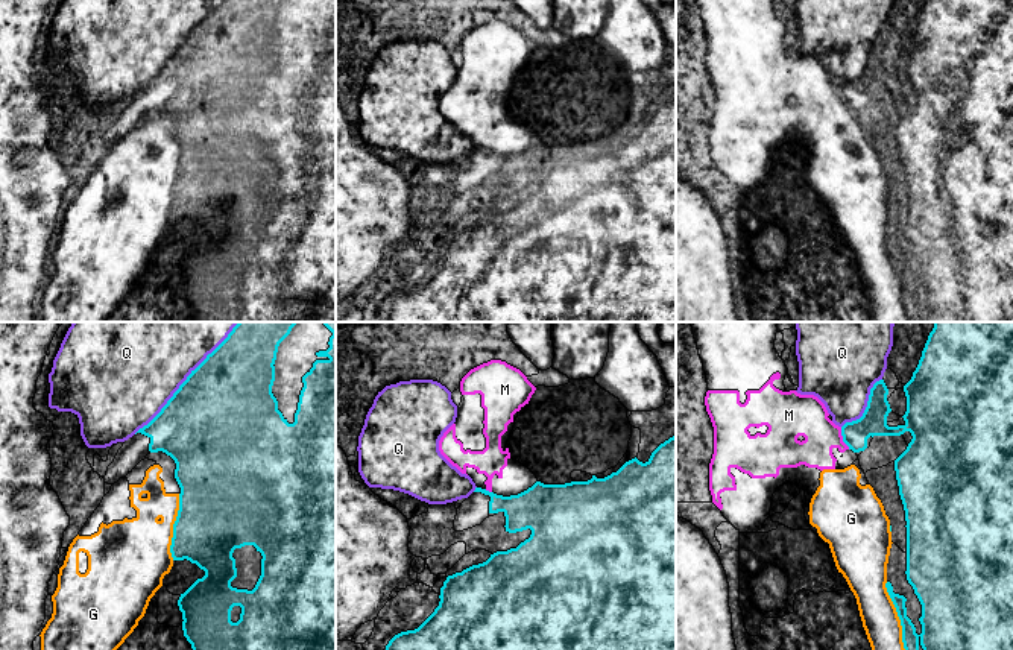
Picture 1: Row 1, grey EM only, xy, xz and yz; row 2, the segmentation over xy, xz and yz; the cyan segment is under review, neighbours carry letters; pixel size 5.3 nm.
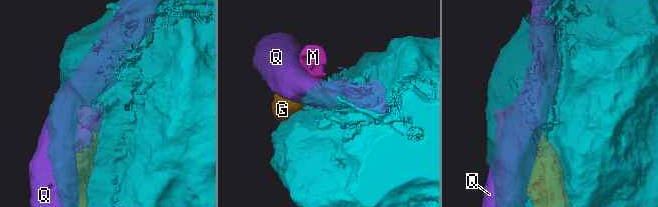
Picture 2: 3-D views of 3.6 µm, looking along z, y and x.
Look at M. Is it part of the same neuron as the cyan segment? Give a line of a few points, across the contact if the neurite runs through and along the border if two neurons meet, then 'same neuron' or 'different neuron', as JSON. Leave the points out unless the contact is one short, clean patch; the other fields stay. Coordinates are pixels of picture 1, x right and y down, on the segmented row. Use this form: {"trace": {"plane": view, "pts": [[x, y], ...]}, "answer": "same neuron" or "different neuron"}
{"trace": {"plane": "yz", "pts": [[840, 427], [843, 442], [849, 448]]}, "answer": "different neuron"}

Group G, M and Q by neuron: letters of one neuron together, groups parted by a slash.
G M / Q

